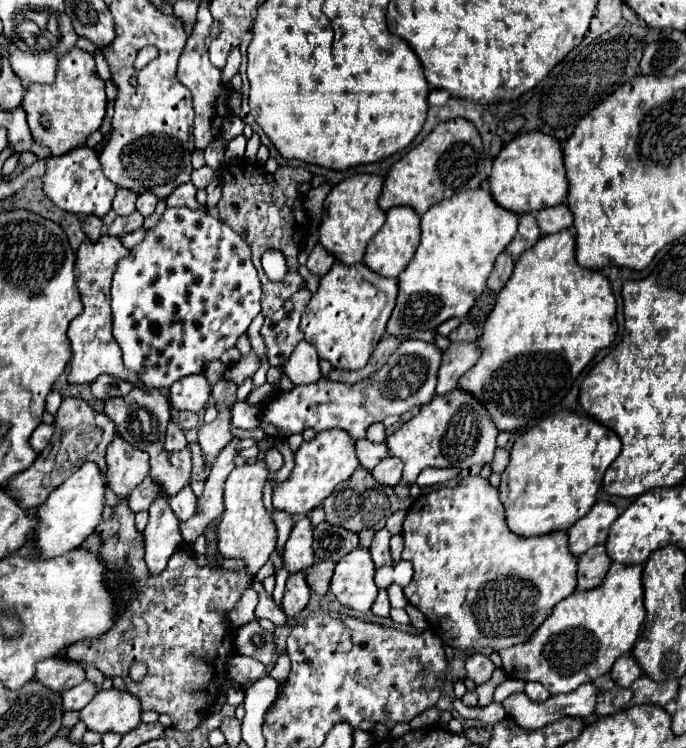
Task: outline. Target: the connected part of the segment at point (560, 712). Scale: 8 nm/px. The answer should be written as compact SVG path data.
M588 682L576 688L576 692L550 696L544 702L532 702L524 692L516 692L510 694L502 704L522 728L538 730L552 724L554 720L560 720L562 716L592 716L598 702L598 694L600 690L592 682Z

